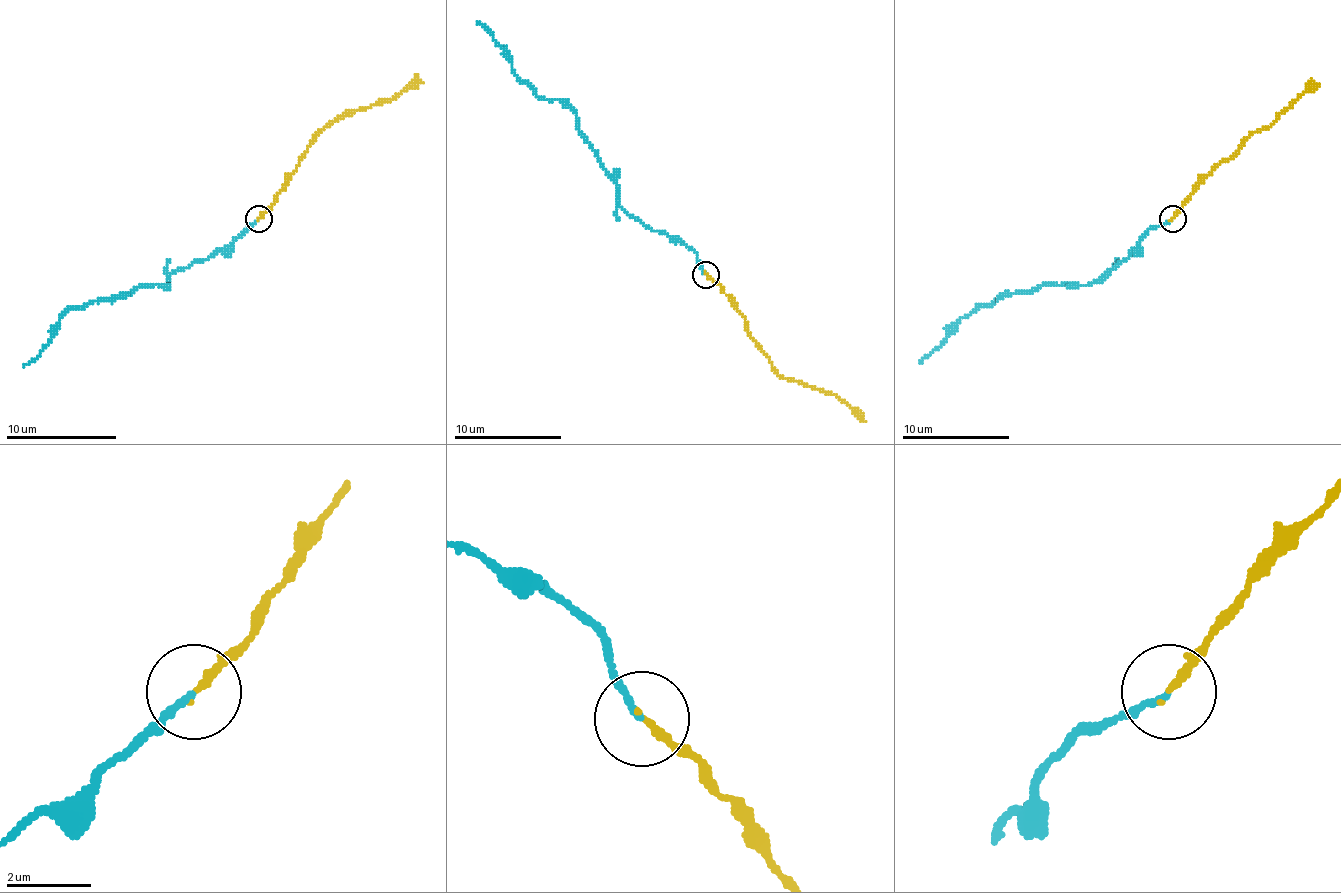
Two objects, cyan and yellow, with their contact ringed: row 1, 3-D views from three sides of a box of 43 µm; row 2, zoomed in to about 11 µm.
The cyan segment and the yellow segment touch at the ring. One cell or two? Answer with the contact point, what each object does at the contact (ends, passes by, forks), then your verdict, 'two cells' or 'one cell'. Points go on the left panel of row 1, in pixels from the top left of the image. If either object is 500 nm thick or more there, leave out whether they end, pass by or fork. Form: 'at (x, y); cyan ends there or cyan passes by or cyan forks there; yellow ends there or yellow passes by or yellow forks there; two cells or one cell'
at (258, 218); cyan ends there; yellow ends there; one cell

